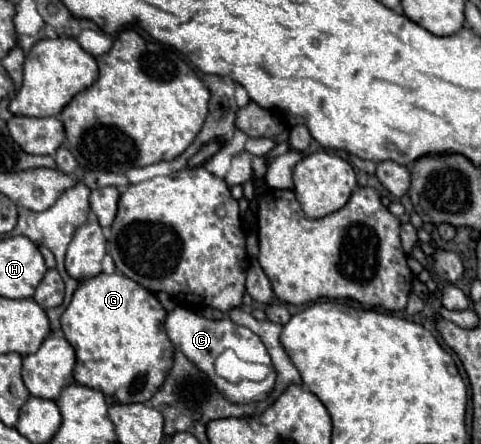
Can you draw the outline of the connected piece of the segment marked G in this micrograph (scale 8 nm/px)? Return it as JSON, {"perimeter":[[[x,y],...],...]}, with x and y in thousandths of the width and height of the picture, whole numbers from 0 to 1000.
{"perimeter":[[[208,615],[170,633],[125,718],[158,791],[154,854],[208,881],[229,912],[308,908],[358,827],[362,782],[341,750],[341,718],[345,700],[320,660],[258,619]]]}

